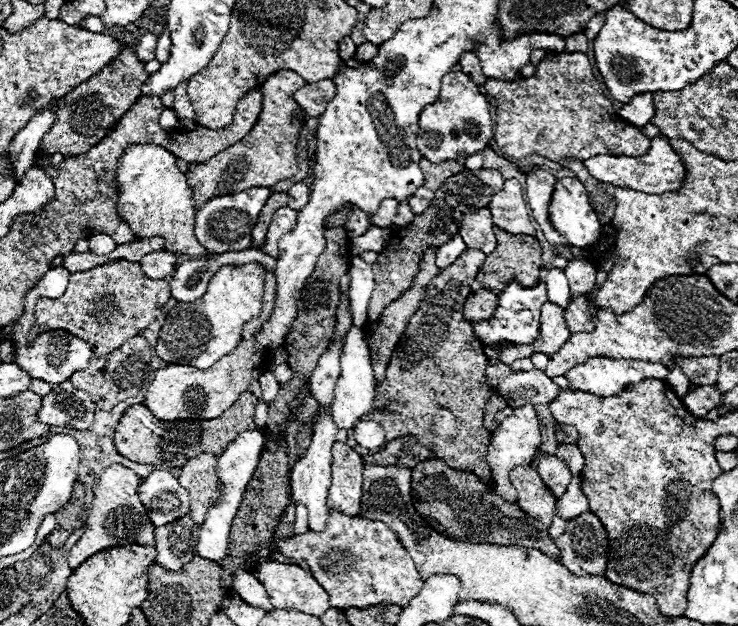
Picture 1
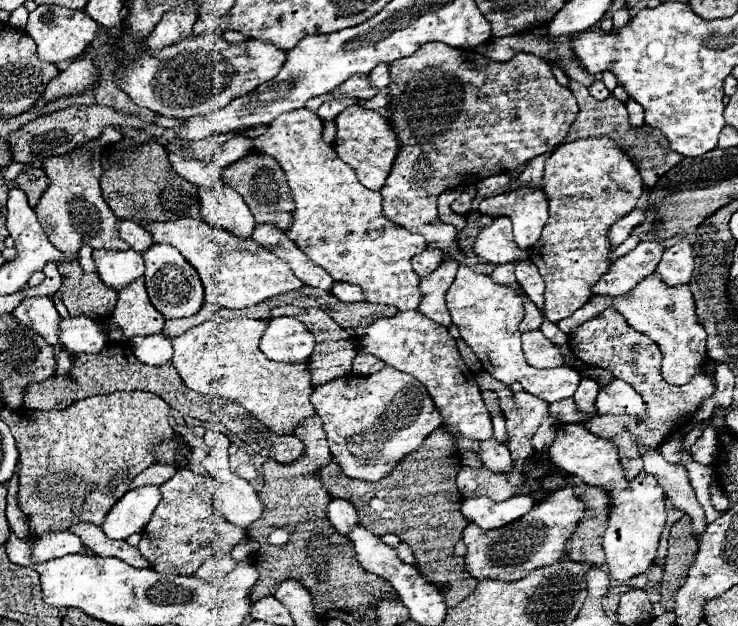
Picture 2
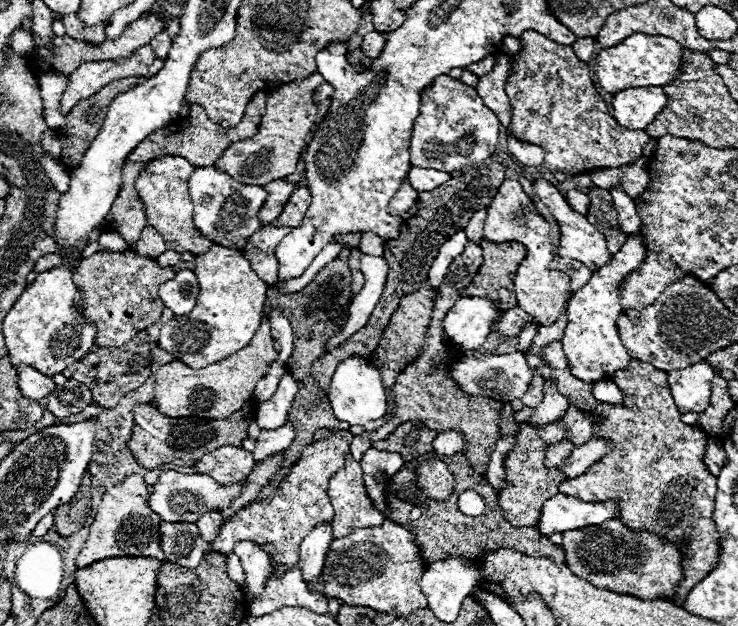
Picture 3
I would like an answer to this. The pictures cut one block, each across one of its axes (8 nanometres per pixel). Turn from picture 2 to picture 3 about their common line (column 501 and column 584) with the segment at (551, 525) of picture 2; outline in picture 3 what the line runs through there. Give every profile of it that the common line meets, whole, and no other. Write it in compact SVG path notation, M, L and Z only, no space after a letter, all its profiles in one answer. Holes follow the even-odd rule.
M620 520L602 526L586 526L562 534L566 566L594 586L634 594L636 598L666 598L672 600L676 586L682 580L682 552L676 544L648 530L632 530Z

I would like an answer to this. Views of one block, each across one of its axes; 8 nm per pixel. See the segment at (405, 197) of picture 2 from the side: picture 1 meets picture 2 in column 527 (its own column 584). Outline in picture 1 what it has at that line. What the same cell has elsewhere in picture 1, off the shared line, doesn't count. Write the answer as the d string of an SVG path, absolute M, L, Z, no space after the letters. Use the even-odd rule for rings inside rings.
M556 52L552 58L540 60L534 76L520 82L486 80L484 88L492 88L488 92L498 102L494 142L508 156L544 156L552 162L576 158L584 162L600 154L642 156L650 148L650 138L642 130L618 118L582 52Z

